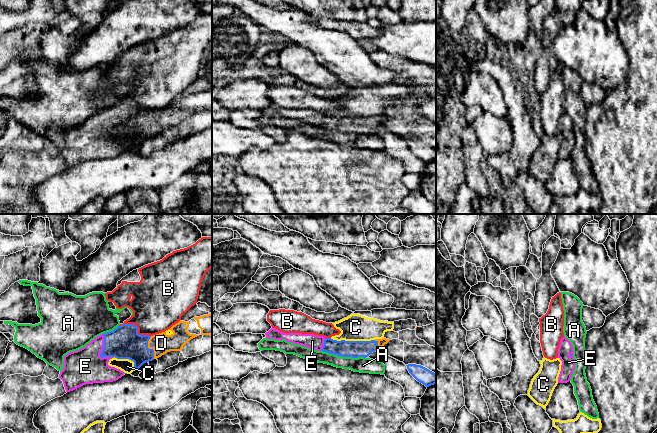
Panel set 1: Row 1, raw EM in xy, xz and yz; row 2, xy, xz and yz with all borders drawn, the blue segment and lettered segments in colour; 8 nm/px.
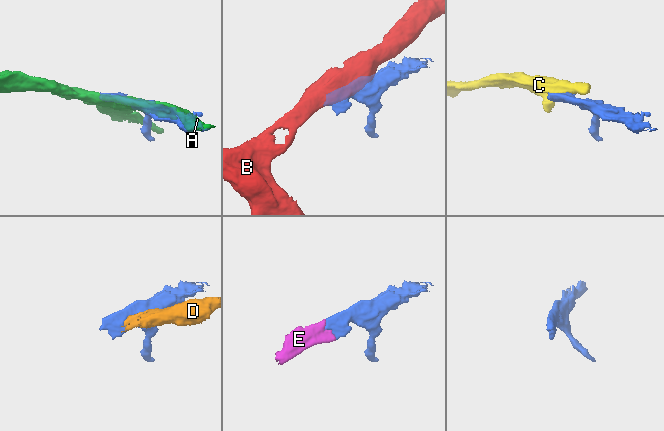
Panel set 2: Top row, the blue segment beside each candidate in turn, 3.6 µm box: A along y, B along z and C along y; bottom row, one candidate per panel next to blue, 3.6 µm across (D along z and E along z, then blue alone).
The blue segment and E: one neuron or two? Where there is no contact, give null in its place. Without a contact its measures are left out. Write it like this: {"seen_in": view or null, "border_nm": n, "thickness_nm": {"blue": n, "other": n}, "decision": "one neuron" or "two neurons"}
{"seen_in": "xy", "border_nm": 220, "thickness_nm": {"blue": 260, "other": 280}, "decision": "one neuron"}

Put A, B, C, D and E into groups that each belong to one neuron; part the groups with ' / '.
A / B / C D / E

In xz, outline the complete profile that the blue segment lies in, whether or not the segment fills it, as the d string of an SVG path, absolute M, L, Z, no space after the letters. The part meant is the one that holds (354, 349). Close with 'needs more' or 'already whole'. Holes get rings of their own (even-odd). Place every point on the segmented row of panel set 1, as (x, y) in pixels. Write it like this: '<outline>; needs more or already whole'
M271 328L265 333L266 338L282 340L302 345L317 351L323 351L342 357L368 357L372 352L378 351L378 341L337 341L314 334L283 333L276 328Z; needs more

